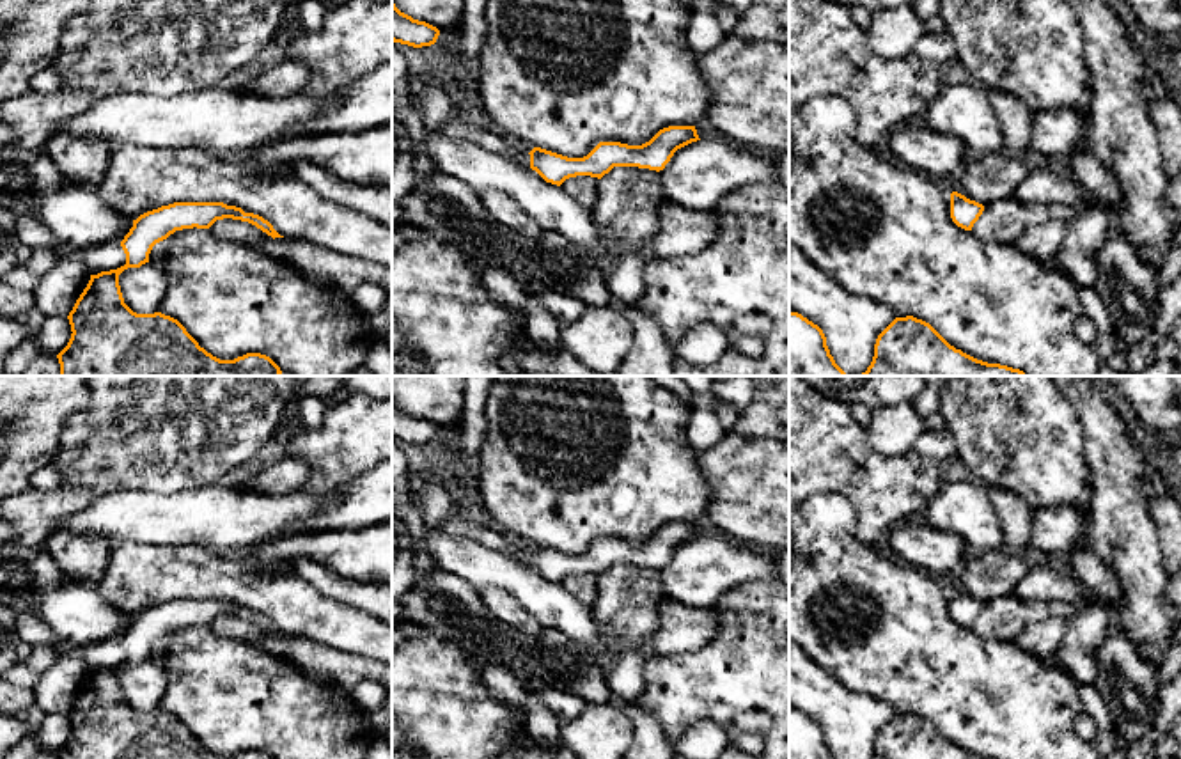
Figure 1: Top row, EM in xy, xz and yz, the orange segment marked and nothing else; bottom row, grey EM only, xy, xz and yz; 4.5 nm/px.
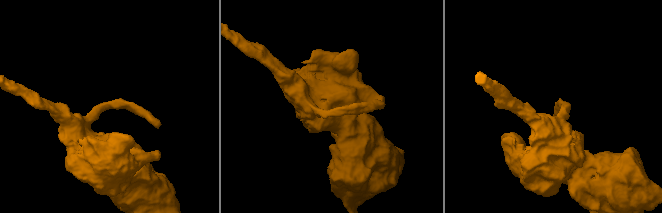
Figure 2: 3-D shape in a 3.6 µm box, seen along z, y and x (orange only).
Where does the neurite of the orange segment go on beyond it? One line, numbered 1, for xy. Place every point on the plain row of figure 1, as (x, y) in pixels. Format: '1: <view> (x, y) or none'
1: none

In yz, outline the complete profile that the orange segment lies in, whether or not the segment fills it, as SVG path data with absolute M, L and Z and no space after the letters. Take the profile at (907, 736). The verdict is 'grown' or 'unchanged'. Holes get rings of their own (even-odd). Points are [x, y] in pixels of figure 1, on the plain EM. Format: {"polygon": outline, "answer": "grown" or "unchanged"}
{"polygon": "M896 715L876 736L872 759L982 759L950 743L929 720Z", "answer": "unchanged"}

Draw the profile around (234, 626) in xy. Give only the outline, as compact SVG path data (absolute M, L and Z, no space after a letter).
M216 617L211 630L234 638L262 644L271 654L293 661L309 677L351 693L362 681L392 688L392 667L351 653L337 651L305 637L271 635L241 617Z

